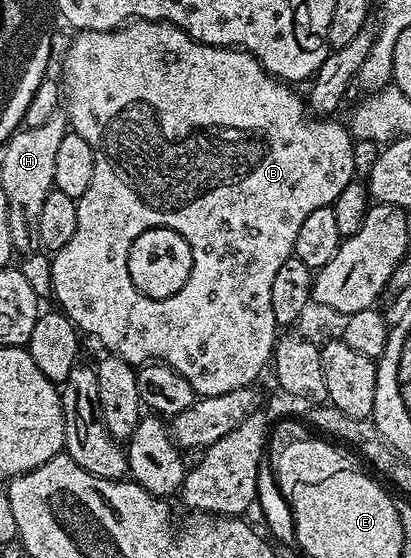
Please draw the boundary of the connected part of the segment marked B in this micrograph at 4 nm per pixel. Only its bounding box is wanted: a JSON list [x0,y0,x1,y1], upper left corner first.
[51,19,357,397]

